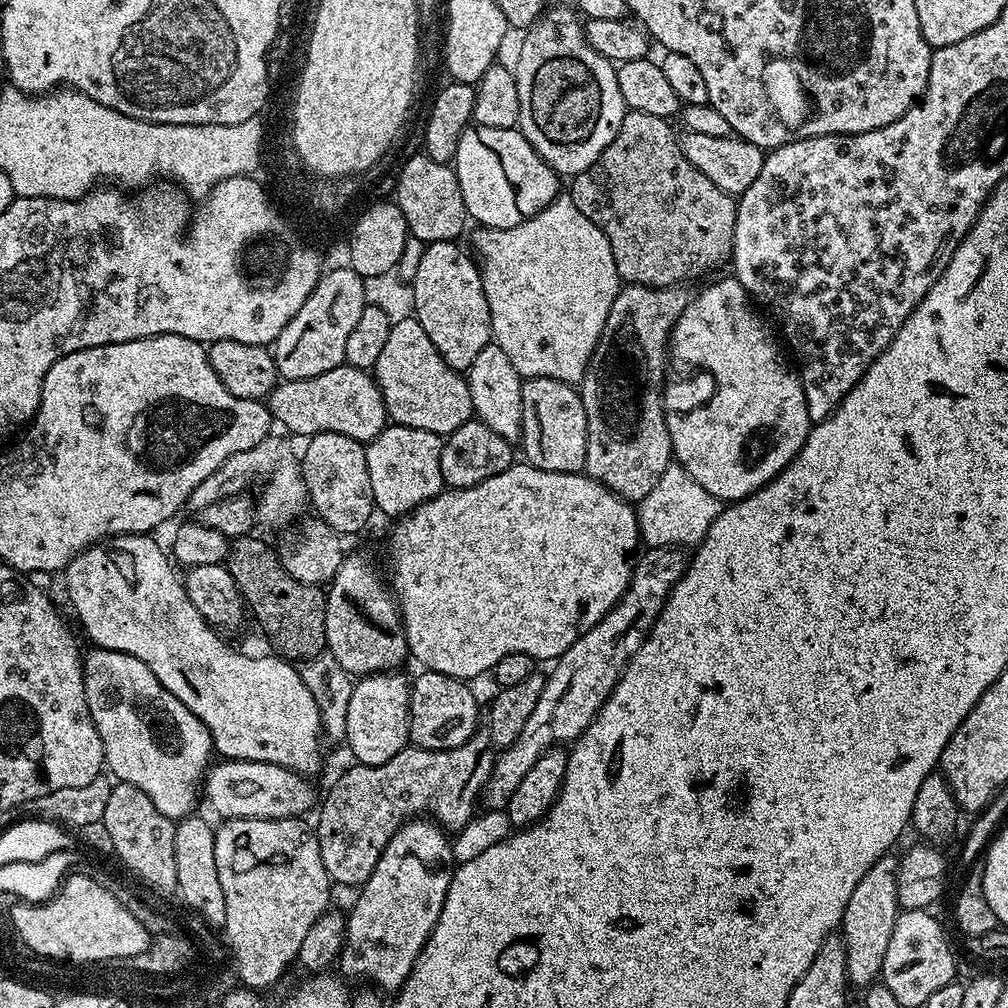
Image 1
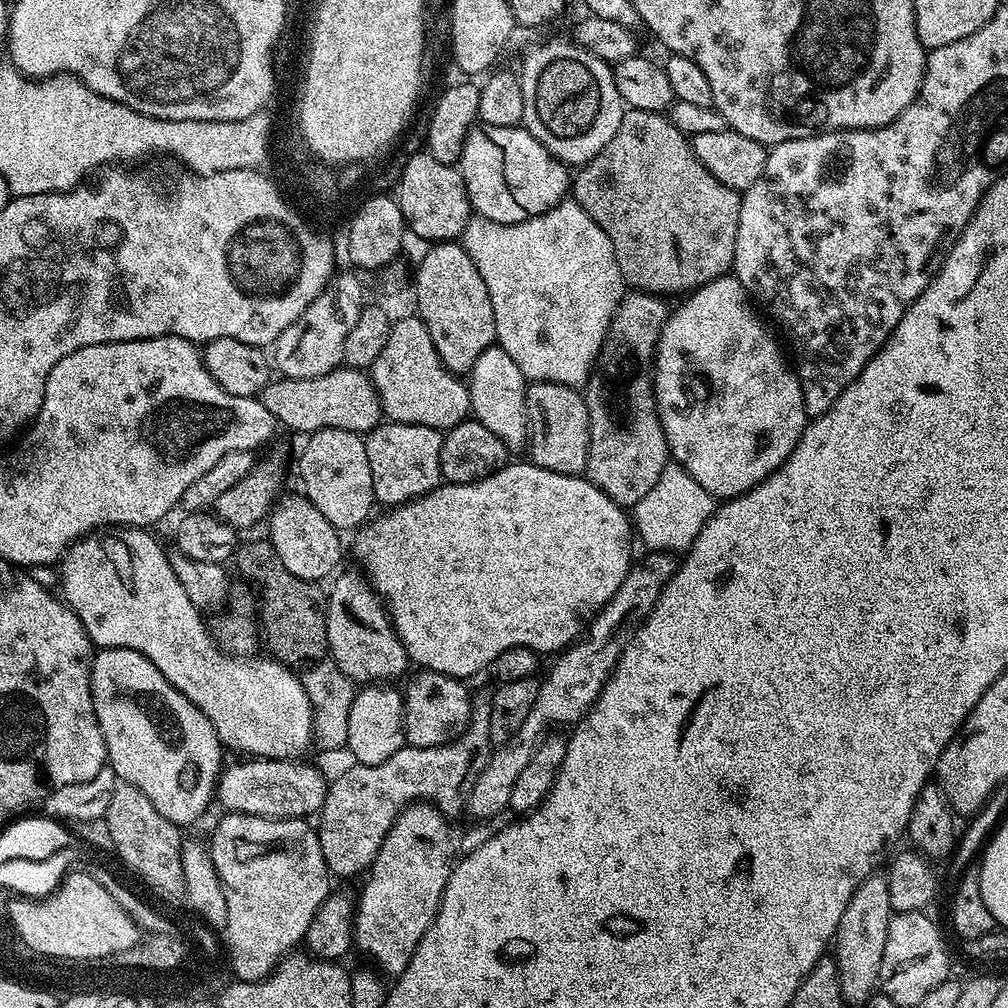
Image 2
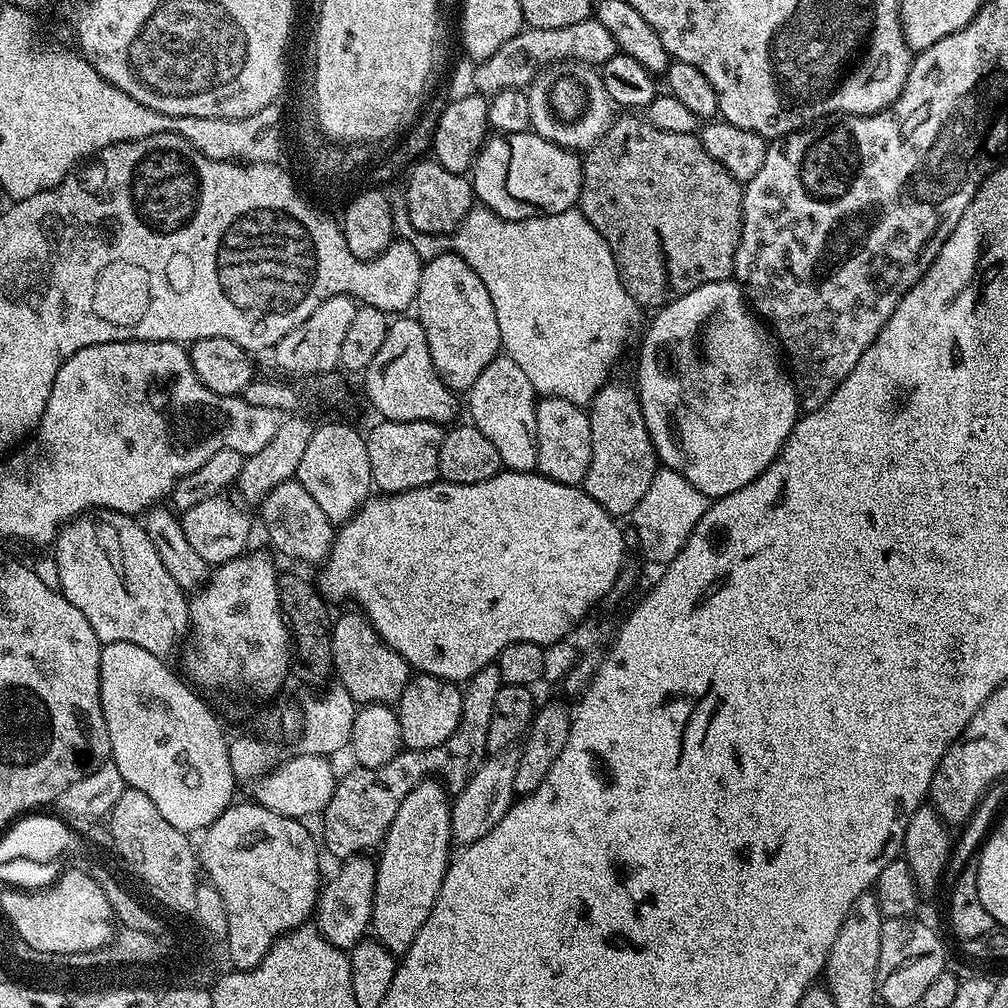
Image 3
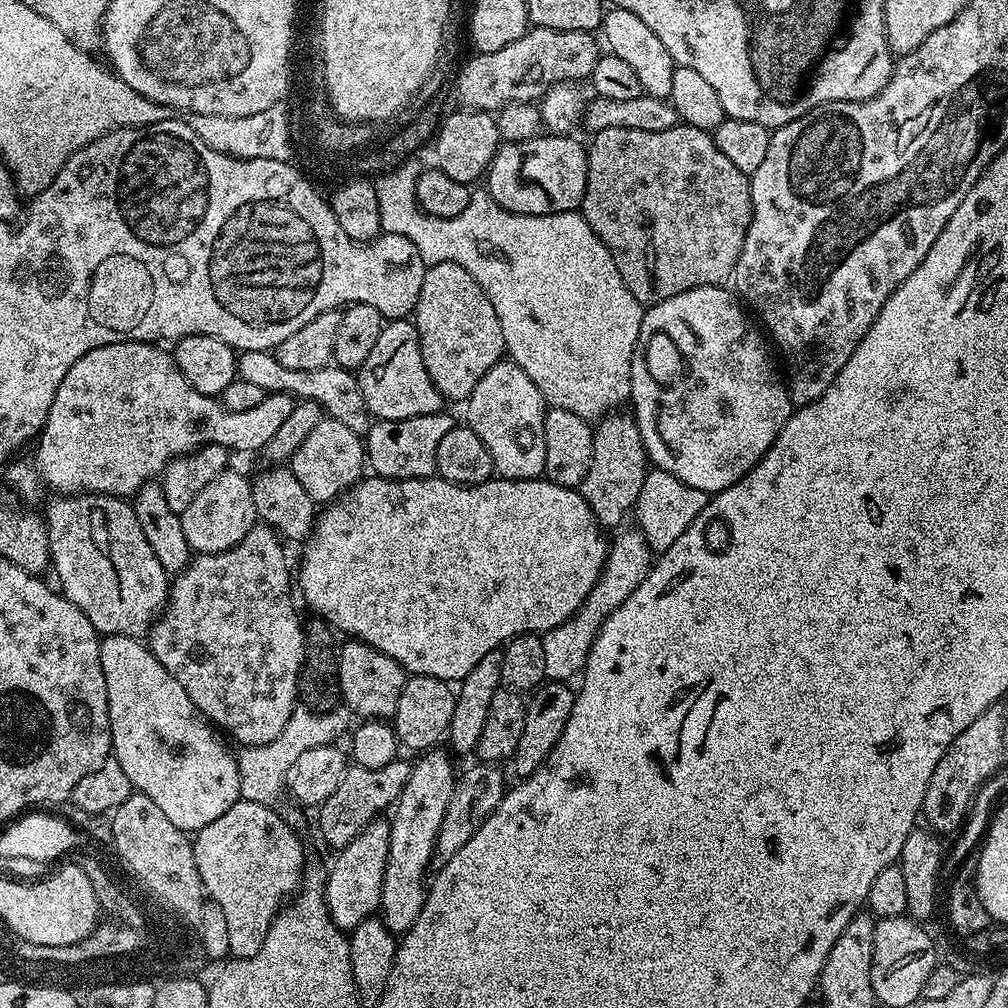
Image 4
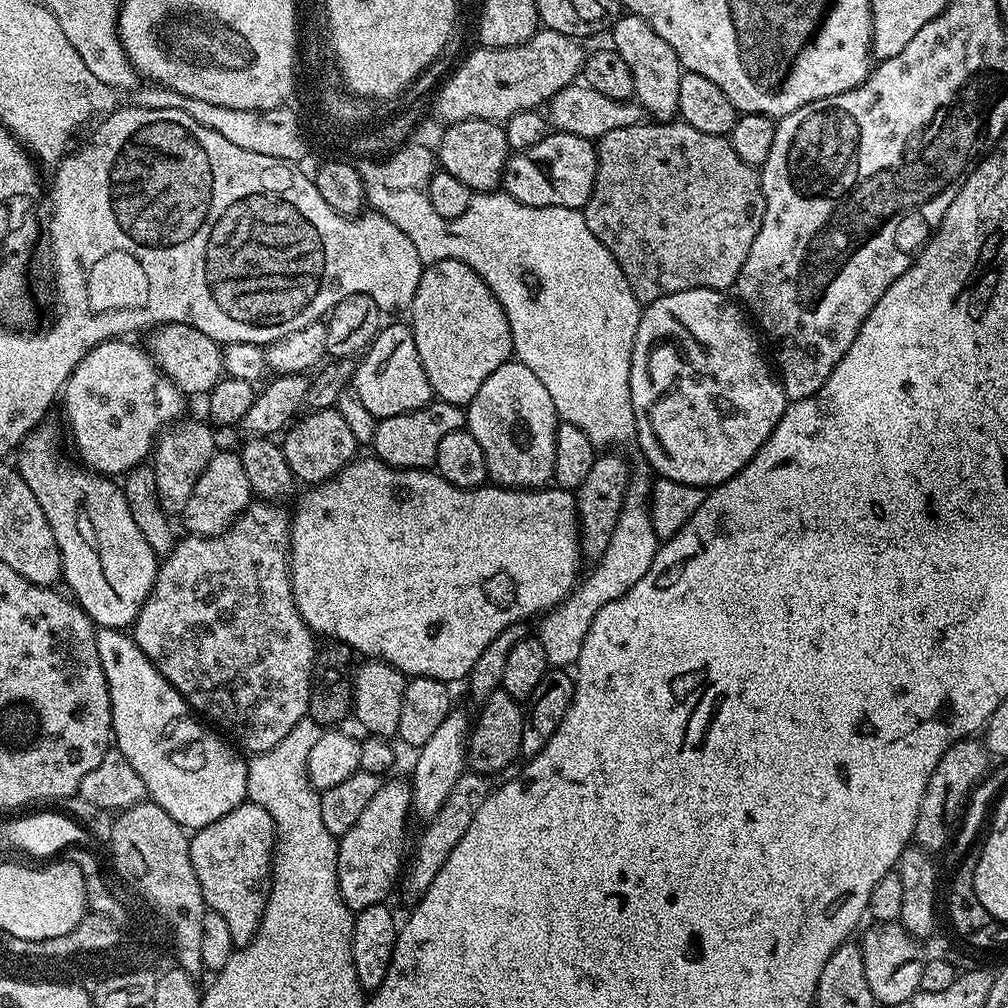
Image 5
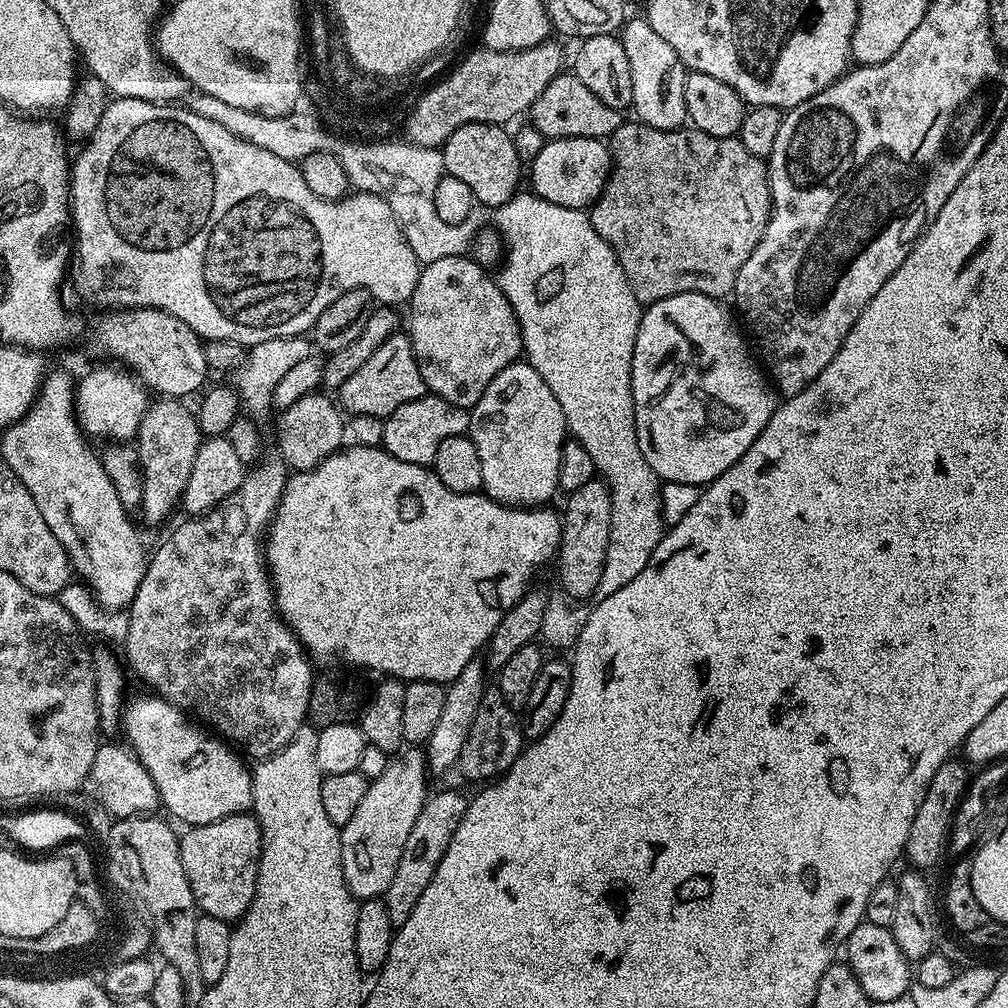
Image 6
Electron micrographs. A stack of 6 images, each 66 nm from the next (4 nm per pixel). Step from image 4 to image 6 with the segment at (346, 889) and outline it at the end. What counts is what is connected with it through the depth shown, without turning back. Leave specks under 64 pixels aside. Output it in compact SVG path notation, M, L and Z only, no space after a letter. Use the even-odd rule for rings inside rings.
M416 746L407 750L401 751L389 762L386 770L369 783L366 794L362 794L362 802L358 802L354 810L354 818L340 828L342 874L350 894L357 901L383 897L394 878L394 870L398 870L402 846L406 846L410 829L414 822L418 822L418 814L422 814L422 806L430 795L430 773L425 753Z

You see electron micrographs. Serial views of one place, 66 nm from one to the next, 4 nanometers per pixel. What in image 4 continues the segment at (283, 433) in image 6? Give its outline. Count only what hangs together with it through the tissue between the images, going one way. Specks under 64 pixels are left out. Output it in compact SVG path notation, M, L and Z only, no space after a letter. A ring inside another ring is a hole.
M325 418L310 430L310 435L298 446L292 455L290 467L294 478L302 482L302 490L310 494L313 502L327 506L334 500L341 499L366 472L366 444L354 430L342 426L342 422Z

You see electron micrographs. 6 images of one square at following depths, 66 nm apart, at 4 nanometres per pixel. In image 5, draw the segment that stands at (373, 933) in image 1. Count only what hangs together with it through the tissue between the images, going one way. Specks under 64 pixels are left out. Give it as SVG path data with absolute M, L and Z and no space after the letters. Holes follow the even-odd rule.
M453 707L450 714L446 714L438 730L415 753L416 765L410 775L410 787L412 789L412 812L421 816L421 821L427 822L442 808L446 798L450 796L450 790L454 790L454 782L464 775L466 771L466 753L468 751L468 738L470 735L470 716L460 709Z

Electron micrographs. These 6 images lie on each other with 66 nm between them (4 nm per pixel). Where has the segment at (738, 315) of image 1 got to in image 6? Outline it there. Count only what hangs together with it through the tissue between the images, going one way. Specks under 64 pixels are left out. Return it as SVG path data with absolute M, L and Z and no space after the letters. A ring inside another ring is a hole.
M674 294L647 305L640 318L632 359L636 437L642 458L664 482L707 486L717 480L750 450L778 403L778 393L762 371L737 317L720 304L717 297L706 294Z

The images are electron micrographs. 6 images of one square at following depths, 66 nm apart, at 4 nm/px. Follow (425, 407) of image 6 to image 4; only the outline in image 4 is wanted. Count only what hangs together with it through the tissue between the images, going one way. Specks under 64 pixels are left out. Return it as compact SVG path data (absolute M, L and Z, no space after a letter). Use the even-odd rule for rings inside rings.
M441 410L401 420L376 420L366 437L366 464L377 476L388 480L409 480L437 475L438 442L450 434L454 420Z

